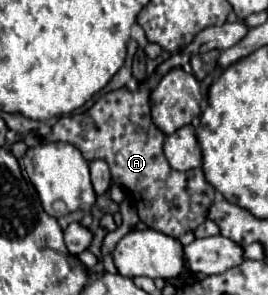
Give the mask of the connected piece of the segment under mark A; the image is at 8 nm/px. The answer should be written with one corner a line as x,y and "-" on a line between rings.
243,20
231,24
225,22
223,26
211,26
195,36
195,40
179,52
163,62
157,72
151,76
151,80
143,82
135,92
127,88
113,90
105,96
101,96
87,112
83,114
69,114
61,116
57,124
51,128
51,134
43,138
43,142
69,142
81,150
85,160
95,160
103,158
109,164
113,182
121,184
131,200
135,202
135,208
139,212
141,222
145,222
149,228
163,232
167,236
179,238
185,232
193,232
199,224
205,222
207,218
207,208
215,200
215,190
213,186
205,180
205,174
201,168
187,170
187,172
177,172
171,170
161,142
165,142
163,132
153,124
151,120
151,106
149,106
149,90
159,82
159,78
175,68
183,66
195,54
209,52
209,50
225,50
237,44
239,40
245,38
249,32
247,24

